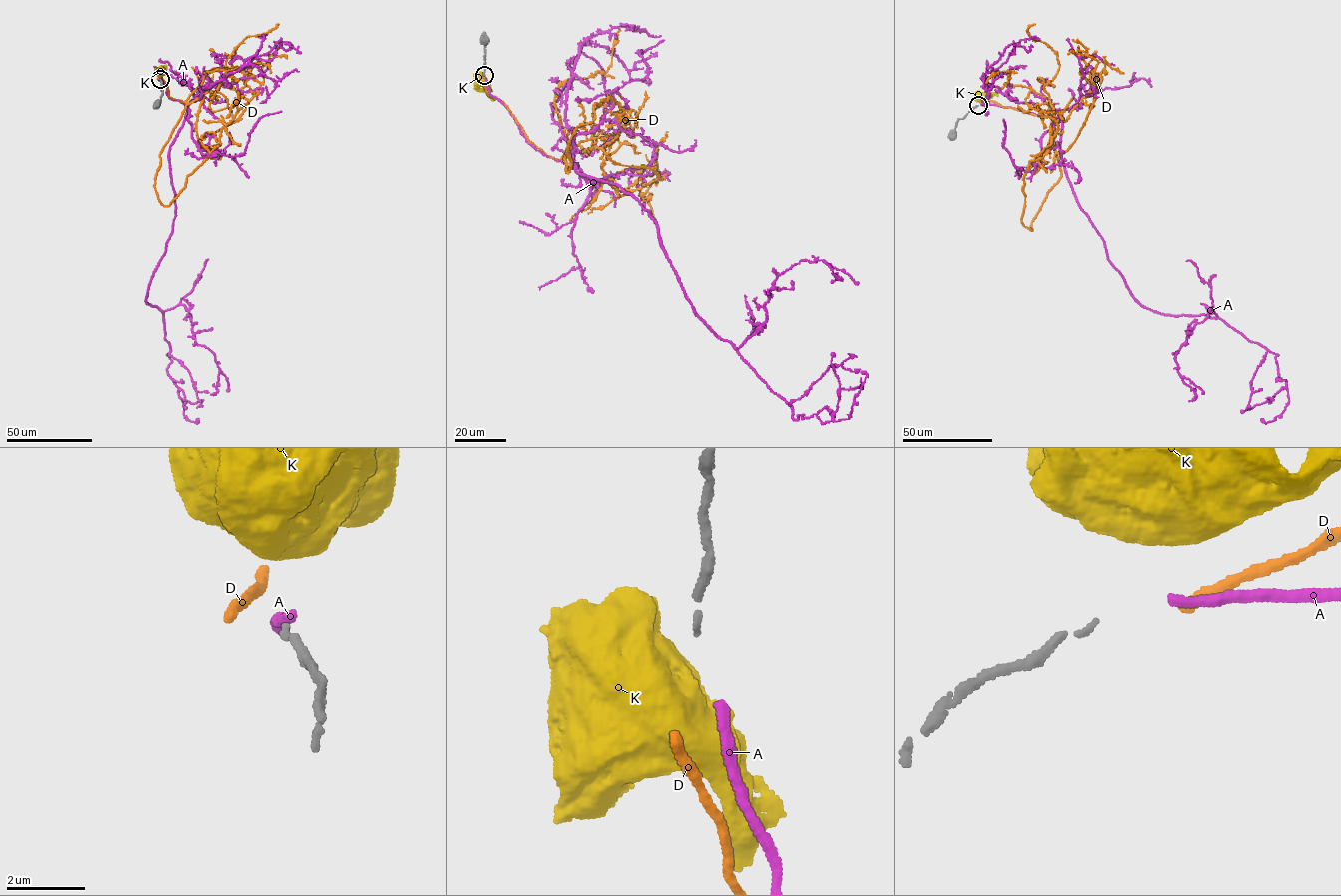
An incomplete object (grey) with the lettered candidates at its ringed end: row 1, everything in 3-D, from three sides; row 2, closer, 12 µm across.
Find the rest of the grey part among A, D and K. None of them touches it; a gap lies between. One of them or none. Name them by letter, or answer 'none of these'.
none of these

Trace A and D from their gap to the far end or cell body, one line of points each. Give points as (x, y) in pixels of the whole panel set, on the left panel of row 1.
A: (160, 79), (187, 113), (169, 154), (172, 233), (145, 301), (163, 312), (167, 374), (184, 416), (196, 419)
D: (157, 79), (186, 103), (160, 153), (154, 185), (163, 205), (219, 144), (235, 102), (226, 117)

